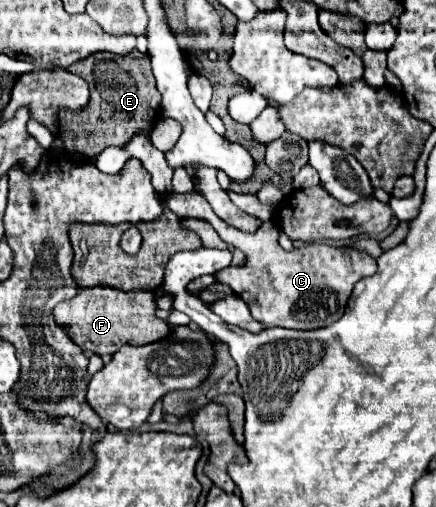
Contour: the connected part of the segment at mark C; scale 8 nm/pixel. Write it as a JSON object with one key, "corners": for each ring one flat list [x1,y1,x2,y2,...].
{"corners":[[198,192,166,196,166,204,180,218,202,218,216,224,218,236,226,244,234,244,246,254,242,268,224,268,214,274,216,282,228,284,244,302,248,302,252,316,264,326,282,326,294,330,316,330,334,324,346,308,352,288,358,280,376,274,376,260,358,250,342,250,326,244,310,244,286,252,278,244,278,226,262,224,256,232,246,234,228,226,214,214,208,200]]}

